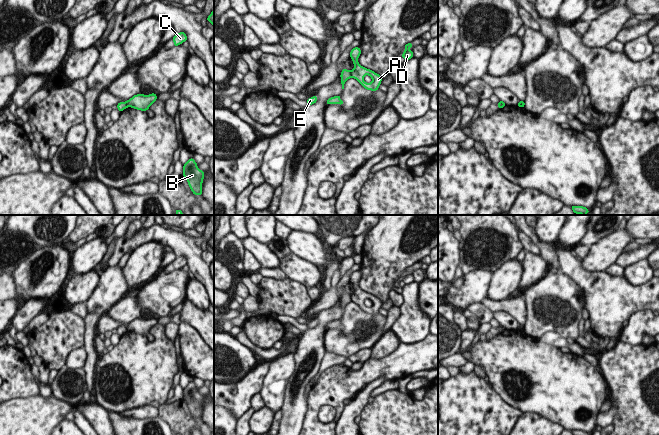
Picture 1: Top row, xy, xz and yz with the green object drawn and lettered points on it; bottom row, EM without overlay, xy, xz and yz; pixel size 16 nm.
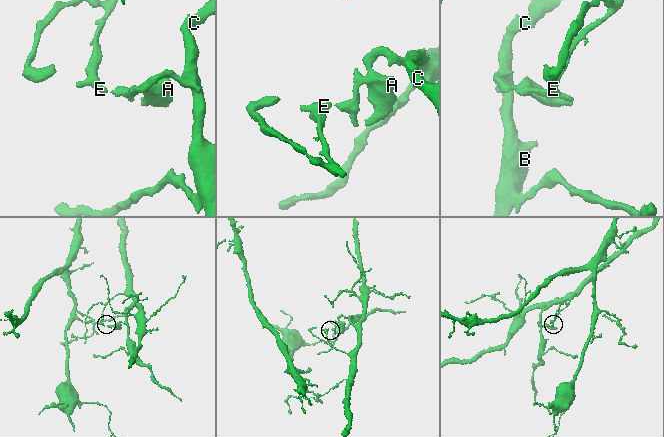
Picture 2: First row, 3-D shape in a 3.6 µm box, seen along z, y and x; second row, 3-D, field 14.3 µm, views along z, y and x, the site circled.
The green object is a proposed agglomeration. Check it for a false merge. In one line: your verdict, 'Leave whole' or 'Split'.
Split.

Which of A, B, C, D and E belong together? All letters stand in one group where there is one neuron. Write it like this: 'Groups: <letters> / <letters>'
Groups: A / B C D E.

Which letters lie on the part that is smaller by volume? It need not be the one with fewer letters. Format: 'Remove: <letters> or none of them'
Remove: A.

